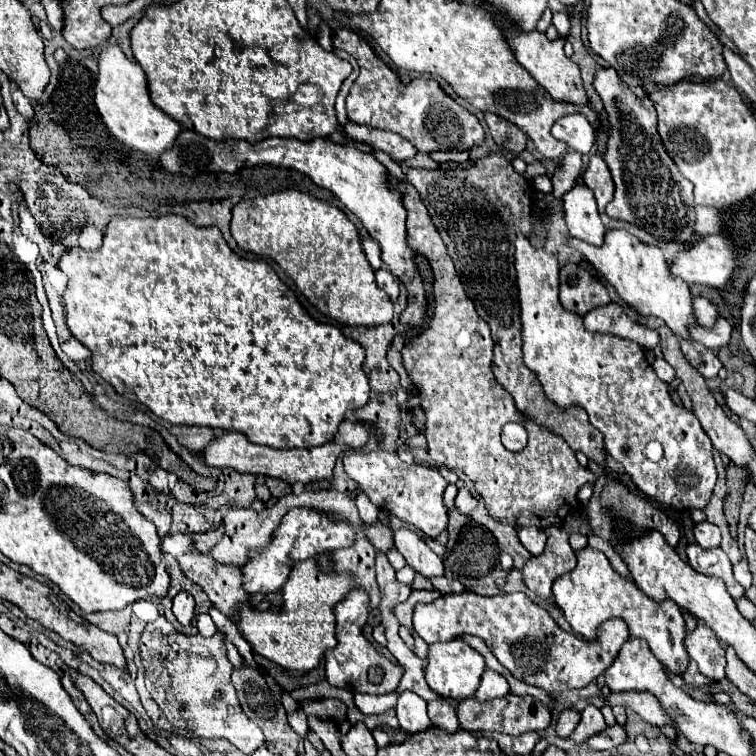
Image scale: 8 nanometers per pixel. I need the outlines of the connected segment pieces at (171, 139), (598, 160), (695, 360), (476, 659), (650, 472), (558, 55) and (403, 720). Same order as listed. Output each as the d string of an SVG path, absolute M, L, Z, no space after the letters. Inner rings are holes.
M109 43L103 47L99 55L99 75L93 91L95 107L115 139L147 155L159 155L173 147L181 125L151 103L143 69L135 61L129 61L119 45Z
M593 155L585 173L583 173L583 181L585 185L595 193L595 199L597 199L597 207L599 207L599 213L605 211L605 205L613 199L613 191L615 191L615 185L613 185L613 179L611 179L611 173L609 173L609 167L605 165L603 157L601 155Z
M683 339L681 341L681 353L685 355L685 359L705 377L705 379L711 379L711 377L717 377L719 369L723 367L723 363L717 359L717 355L707 349L705 345L701 345L699 341L687 341Z
M453 639L449 643L433 643L429 647L425 679L433 689L433 693L437 693L439 697L453 699L453 701L463 701L473 697L483 671L485 671L483 657L475 649L471 649L463 639Z
M519 235L515 243L515 269L521 309L519 315L523 337L523 361L537 375L539 383L543 385L545 397L561 409L569 409L573 405L583 407L589 415L589 423L593 423L593 427L603 433L607 453L625 467L633 483L647 497L675 509L703 509L713 495L717 471L711 455L713 445L693 411L673 403L667 383L653 373L653 367L647 363L645 353L637 343L621 337L589 333L587 329L583 329L583 317L561 307L557 289L559 263L555 255L543 249L535 249L525 235ZM649 441L659 441L663 445L663 459L657 463L649 461L643 453Z
M509 23L509 27L505 27L507 33L507 41L517 57L517 61L533 75L533 79L555 99L555 101L563 101L563 103L573 103L573 105L587 105L589 103L589 95L583 87L581 75L579 75L579 67L577 63L573 63L565 53L563 53L563 39L555 39L549 41L543 33L539 33L537 29L531 33L523 33L517 31L517 27L513 27Z
M403 691L397 699L397 719L399 725L409 733L419 733L431 727L425 699L413 691Z

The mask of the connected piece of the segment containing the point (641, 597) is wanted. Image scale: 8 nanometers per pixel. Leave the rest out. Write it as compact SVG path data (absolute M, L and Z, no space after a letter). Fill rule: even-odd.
M591 547L577 551L577 567L555 581L553 595L555 595L557 607L563 611L573 631L583 635L587 641L597 639L597 627L603 621L619 617L627 623L629 637L645 639L653 655L663 663L667 671L679 677L687 671L687 665L689 665L689 653L685 649L687 629L685 629L685 621L679 607L669 599L663 603L657 603L645 597L645 593L641 593L633 581L623 579L617 571L613 571L613 567L609 565L607 557L601 551L595 551Z

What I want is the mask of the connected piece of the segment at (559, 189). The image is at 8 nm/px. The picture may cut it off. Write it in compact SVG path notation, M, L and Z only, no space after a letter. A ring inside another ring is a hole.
M567 153L561 163L557 165L555 173L553 173L553 195L557 199L561 199L563 193L567 193L575 181L579 179L581 175L581 167L583 167L583 161L581 161L581 153Z

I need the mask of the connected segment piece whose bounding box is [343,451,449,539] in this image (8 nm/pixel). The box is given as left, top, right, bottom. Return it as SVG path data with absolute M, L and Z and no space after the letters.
M393 451L345 453L343 467L345 467L345 473L359 483L361 491L379 509L415 525L431 539L439 537L439 533L447 529L447 509L443 505L443 491L449 483L435 467L425 467L419 463L403 463Z

